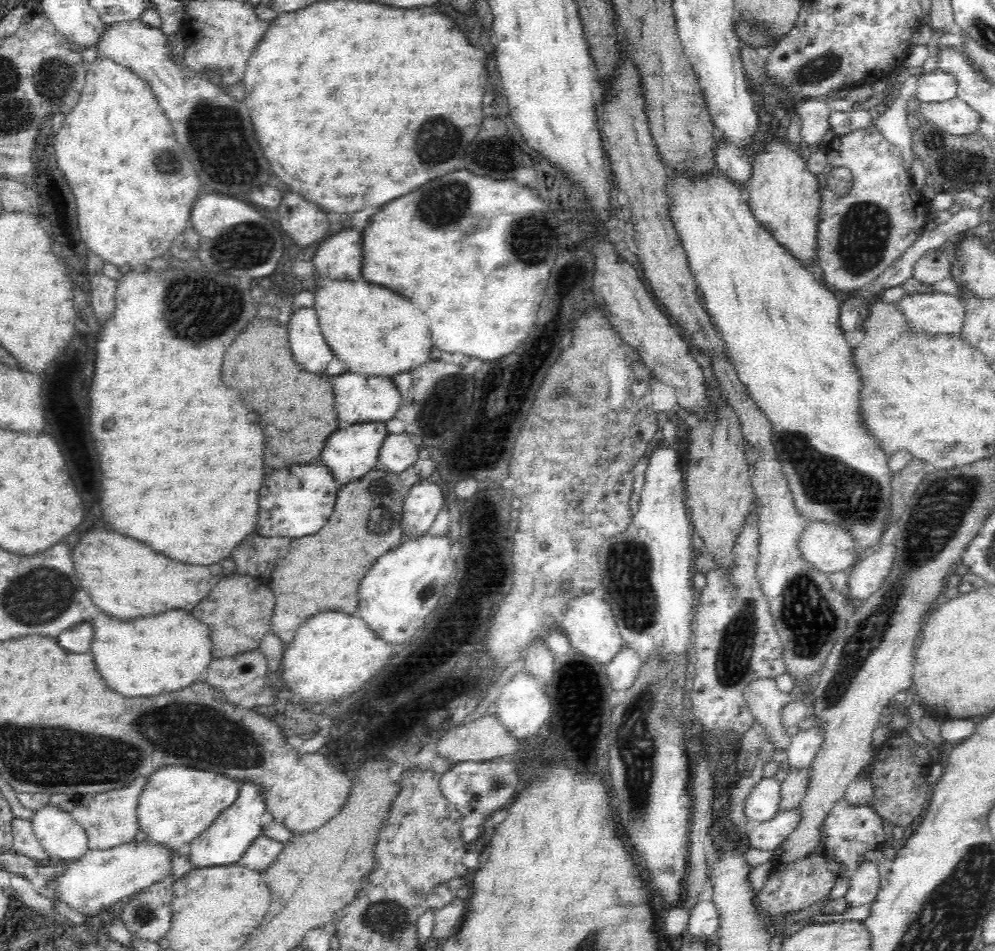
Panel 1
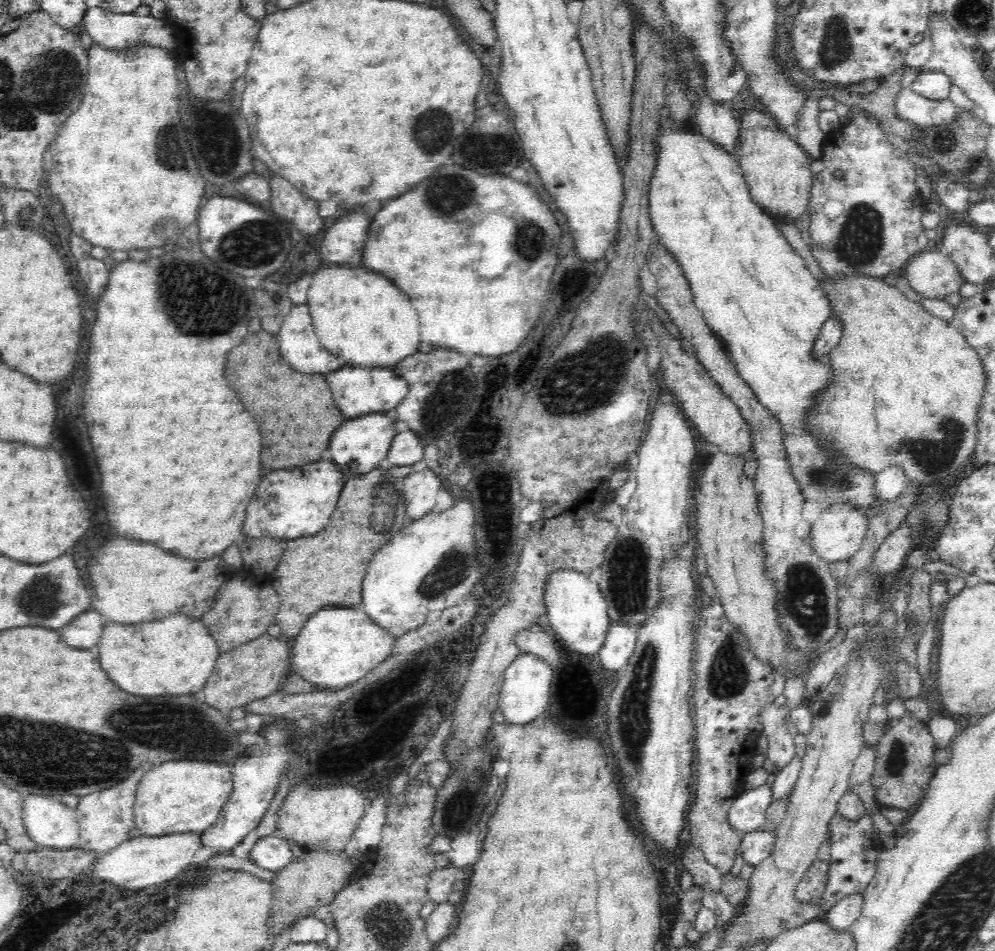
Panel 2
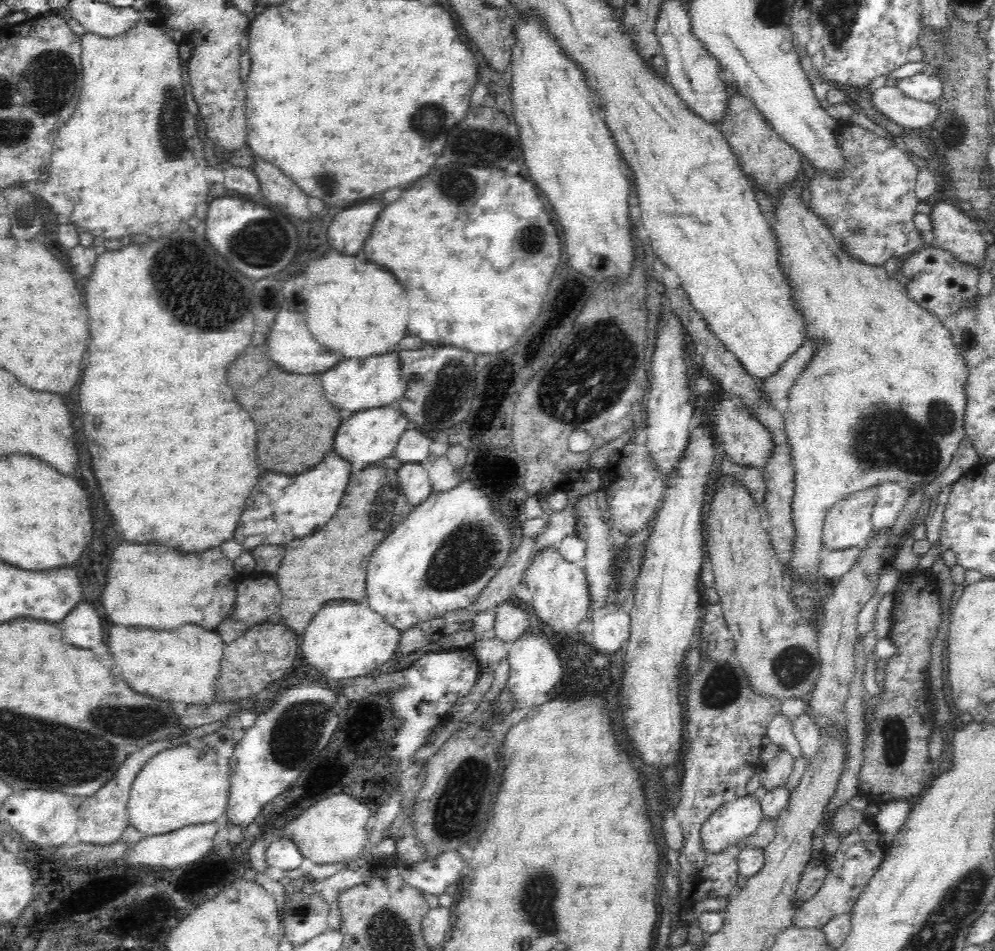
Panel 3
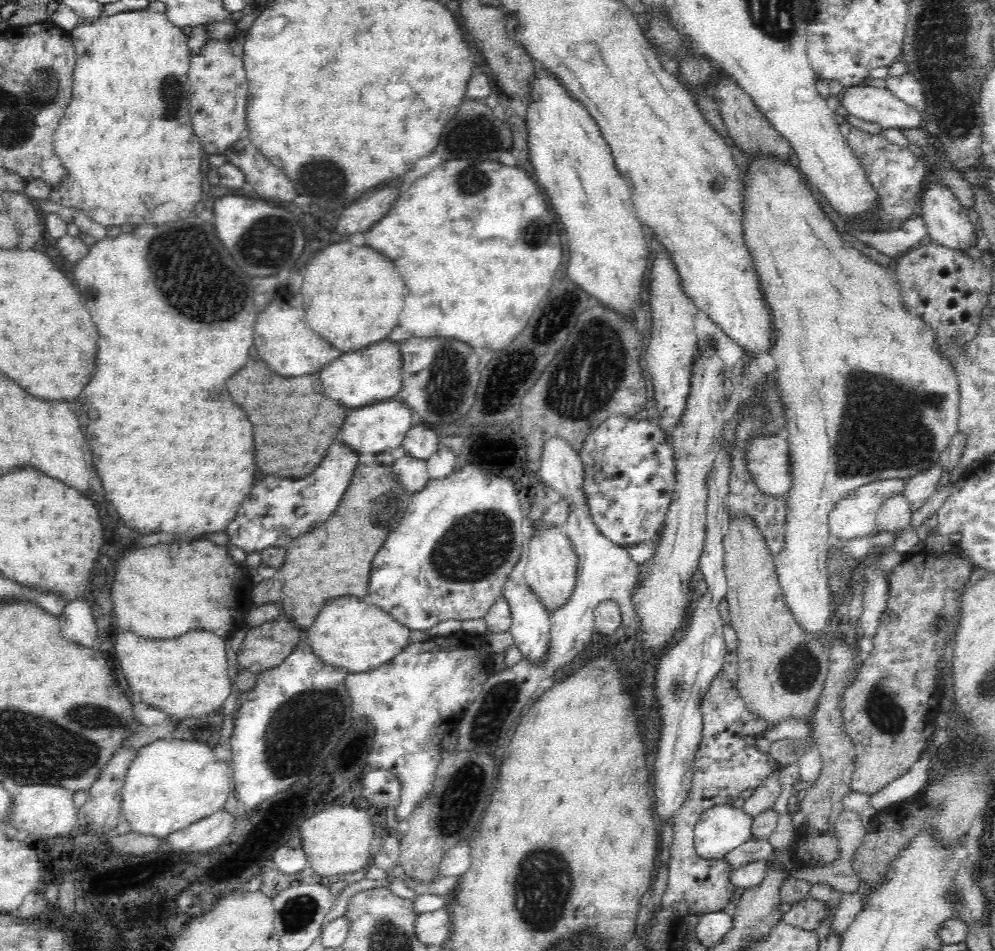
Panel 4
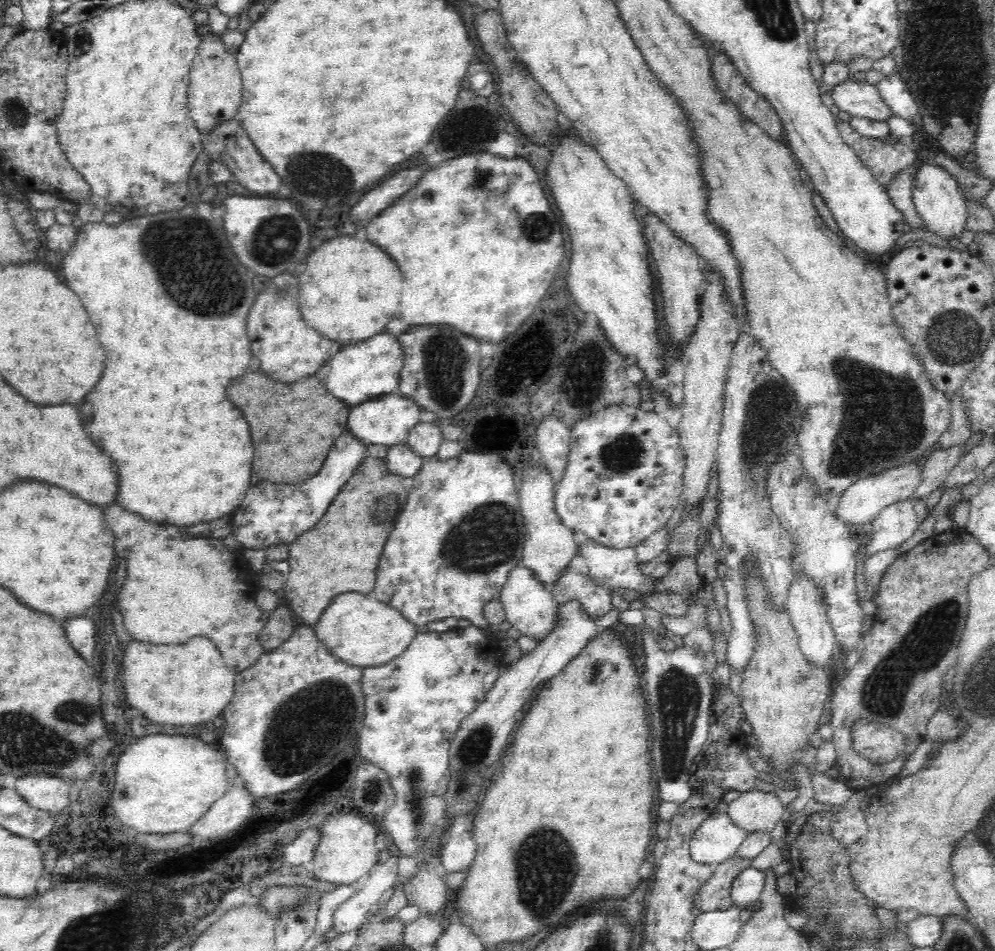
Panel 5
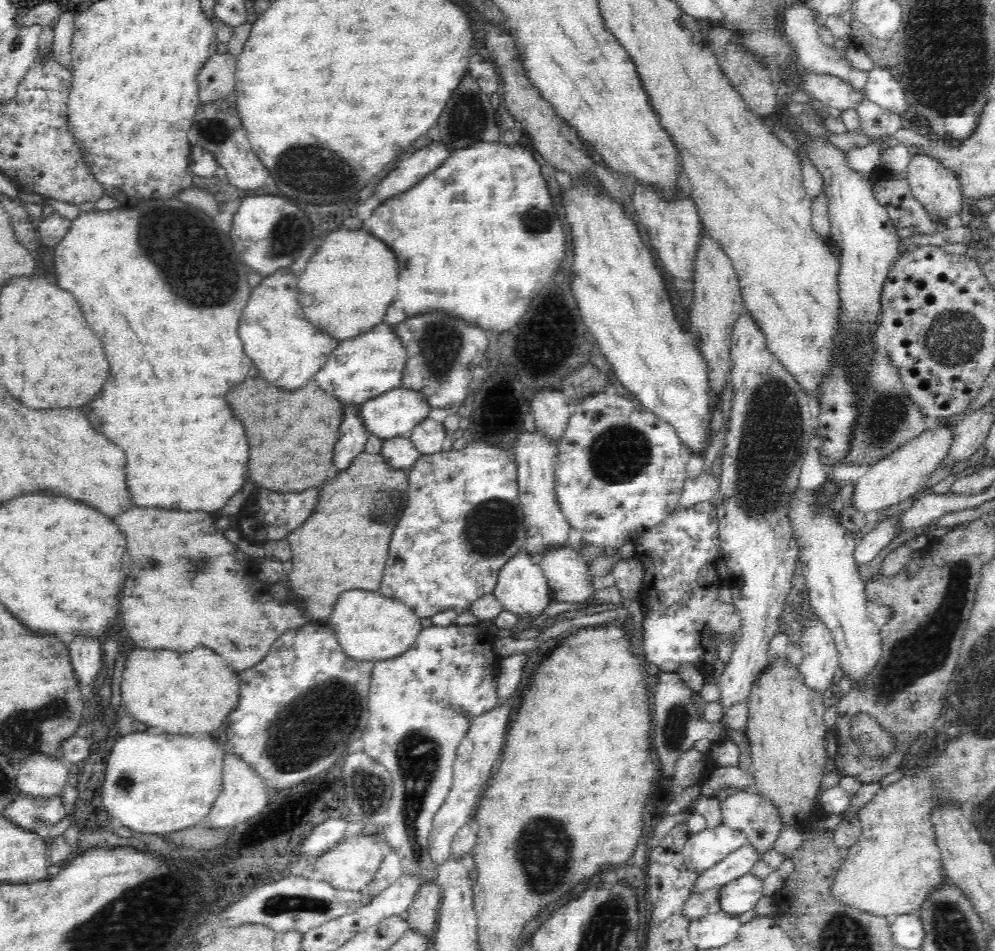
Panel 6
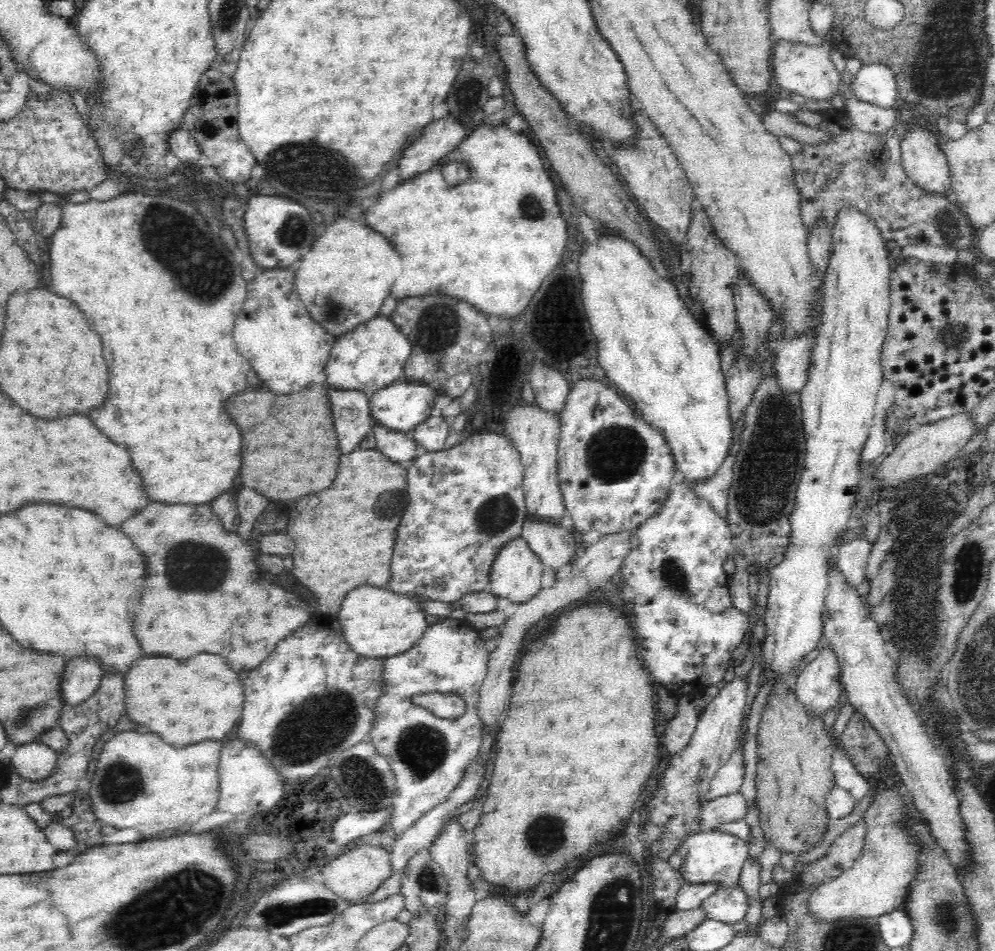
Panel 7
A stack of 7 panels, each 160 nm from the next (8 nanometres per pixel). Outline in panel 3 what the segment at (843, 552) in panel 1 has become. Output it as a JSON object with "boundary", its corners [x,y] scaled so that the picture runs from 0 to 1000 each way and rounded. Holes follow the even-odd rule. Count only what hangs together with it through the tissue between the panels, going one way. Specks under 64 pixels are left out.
{"boundary":[[[867,514],[840,527],[829,538],[825,559],[825,576],[829,580],[866,575],[875,566],[875,546],[879,514]]]}

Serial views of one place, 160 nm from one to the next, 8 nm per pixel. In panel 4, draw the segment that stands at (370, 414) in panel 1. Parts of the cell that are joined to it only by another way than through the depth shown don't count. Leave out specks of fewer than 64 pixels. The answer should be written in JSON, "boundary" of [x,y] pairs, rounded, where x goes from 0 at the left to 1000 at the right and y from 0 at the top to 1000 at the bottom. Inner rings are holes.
{"boundary":[[[390,355],[358,370],[344,371],[322,391],[326,412],[340,425],[356,430],[394,420],[394,416],[398,416],[404,408],[405,400],[403,390],[405,379],[398,362],[400,361]]]}

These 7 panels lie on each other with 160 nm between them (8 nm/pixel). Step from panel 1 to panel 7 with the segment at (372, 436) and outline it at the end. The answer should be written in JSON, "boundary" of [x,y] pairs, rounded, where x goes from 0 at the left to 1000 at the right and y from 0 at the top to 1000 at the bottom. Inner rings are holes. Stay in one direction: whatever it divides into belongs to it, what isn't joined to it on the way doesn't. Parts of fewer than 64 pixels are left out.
{"boundary":[[[405,399],[397,401],[388,408],[371,416],[371,428],[374,444],[386,451],[408,456],[432,438],[436,429],[437,412],[427,404],[409,402]]]}

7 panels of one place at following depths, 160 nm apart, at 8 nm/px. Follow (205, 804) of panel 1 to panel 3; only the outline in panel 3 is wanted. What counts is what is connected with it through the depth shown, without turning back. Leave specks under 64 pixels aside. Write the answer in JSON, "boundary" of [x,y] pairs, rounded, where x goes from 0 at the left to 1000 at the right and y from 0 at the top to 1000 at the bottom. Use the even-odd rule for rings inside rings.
{"boundary":[[[179,784],[161,791],[155,795],[143,812],[137,816],[133,824],[129,845],[130,865],[145,879],[169,877],[191,868],[209,866],[223,858],[229,845],[230,831],[232,828],[232,813],[229,805],[230,799],[221,797],[213,787],[197,787],[196,784]]]}

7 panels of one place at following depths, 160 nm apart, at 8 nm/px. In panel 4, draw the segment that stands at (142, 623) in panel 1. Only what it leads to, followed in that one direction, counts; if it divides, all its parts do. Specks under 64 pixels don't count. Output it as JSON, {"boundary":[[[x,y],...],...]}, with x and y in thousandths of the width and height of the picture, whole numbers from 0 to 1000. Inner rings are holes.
{"boundary":[[[124,661],[115,673],[115,686],[121,695],[122,712],[129,715],[133,726],[145,732],[149,742],[187,756],[187,753],[205,753],[215,747],[221,749],[219,744],[232,730],[234,717],[229,711],[227,674],[207,662],[189,662],[173,673],[153,673]]]}

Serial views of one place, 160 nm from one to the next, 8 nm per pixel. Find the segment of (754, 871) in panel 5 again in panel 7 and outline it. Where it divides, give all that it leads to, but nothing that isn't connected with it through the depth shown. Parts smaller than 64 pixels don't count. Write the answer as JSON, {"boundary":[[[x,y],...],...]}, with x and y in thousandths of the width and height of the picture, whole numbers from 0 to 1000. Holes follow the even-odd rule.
{"boundary":[[[744,927],[733,933],[726,933],[717,938],[705,954],[710,958],[712,967],[738,973],[746,968],[754,955],[754,940],[744,932]]]}

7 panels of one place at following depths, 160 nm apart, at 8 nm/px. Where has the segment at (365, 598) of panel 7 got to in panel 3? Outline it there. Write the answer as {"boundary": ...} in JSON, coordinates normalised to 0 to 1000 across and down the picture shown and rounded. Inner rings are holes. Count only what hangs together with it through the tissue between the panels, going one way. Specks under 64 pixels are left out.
{"boundary":[[[344,633],[340,637],[324,639],[312,658],[301,669],[302,691],[305,697],[316,705],[321,713],[340,715],[369,711],[396,690],[403,666],[398,660],[386,656],[370,635]]]}

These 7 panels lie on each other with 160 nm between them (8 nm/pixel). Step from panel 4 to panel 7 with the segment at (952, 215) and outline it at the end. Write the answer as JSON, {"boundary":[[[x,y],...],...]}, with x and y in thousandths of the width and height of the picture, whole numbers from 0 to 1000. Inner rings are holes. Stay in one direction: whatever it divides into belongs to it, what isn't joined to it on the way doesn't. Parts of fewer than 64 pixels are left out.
{"boundary":[[[933,136],[911,139],[906,147],[906,175],[913,188],[935,207],[949,208],[956,198],[954,174],[942,151],[943,146]]]}

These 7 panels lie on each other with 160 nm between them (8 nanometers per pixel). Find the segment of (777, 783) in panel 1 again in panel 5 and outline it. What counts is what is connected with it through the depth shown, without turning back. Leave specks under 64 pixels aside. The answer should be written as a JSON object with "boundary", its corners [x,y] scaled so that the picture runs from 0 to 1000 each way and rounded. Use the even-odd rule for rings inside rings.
{"boundary":[[[732,854],[710,859],[698,873],[692,885],[697,906],[718,913],[736,899],[750,883],[751,875],[736,863]]]}

